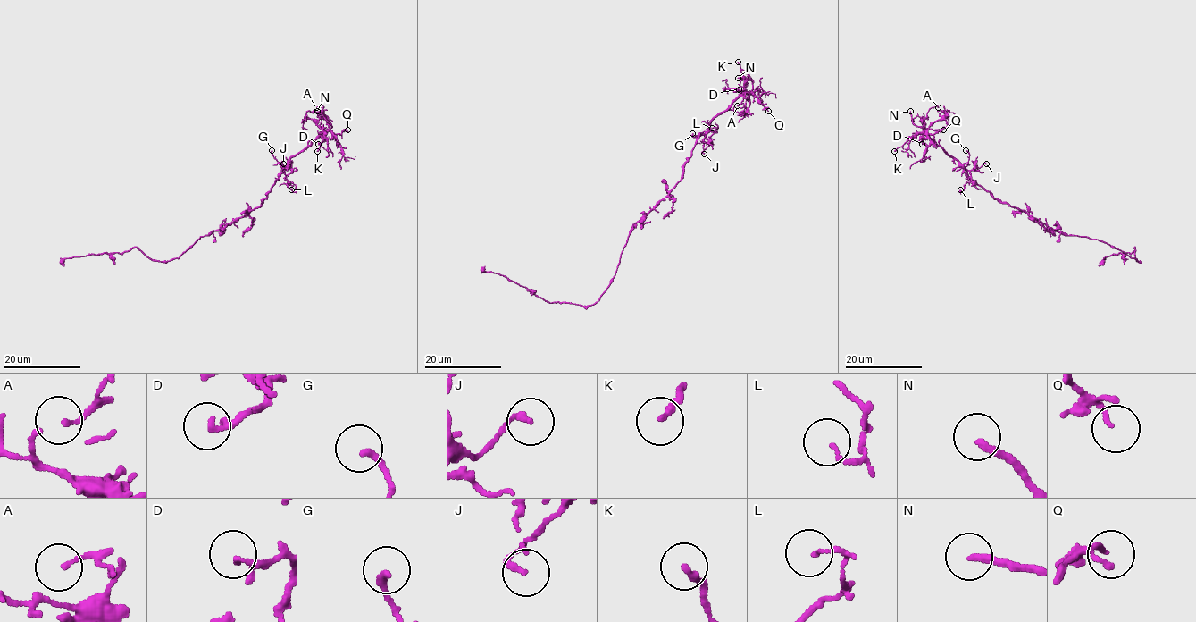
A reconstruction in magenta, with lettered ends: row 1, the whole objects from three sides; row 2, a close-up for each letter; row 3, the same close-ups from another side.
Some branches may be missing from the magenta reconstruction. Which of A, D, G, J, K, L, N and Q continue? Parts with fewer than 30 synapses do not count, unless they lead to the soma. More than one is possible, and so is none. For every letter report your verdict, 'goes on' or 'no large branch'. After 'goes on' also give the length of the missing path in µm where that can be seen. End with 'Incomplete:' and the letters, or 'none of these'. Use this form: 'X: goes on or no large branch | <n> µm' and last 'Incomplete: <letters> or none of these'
A: no large branch
D: no large branch
G: no large branch
J: no large branch
K: no large branch
L: no large branch
N: goes on | 40 µm
Q: no large branch
Incomplete: N

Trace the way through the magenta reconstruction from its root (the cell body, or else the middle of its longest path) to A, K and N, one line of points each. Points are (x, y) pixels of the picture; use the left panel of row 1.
A: (224, 228), (257, 207), (286, 163), (329, 129), (322, 108), (316, 107)
K: (224, 228), (257, 207), (286, 163), (322, 134), (323, 139), (317, 151)
N: (224, 228), (257, 207), (286, 163), (331, 127), (317, 111)

